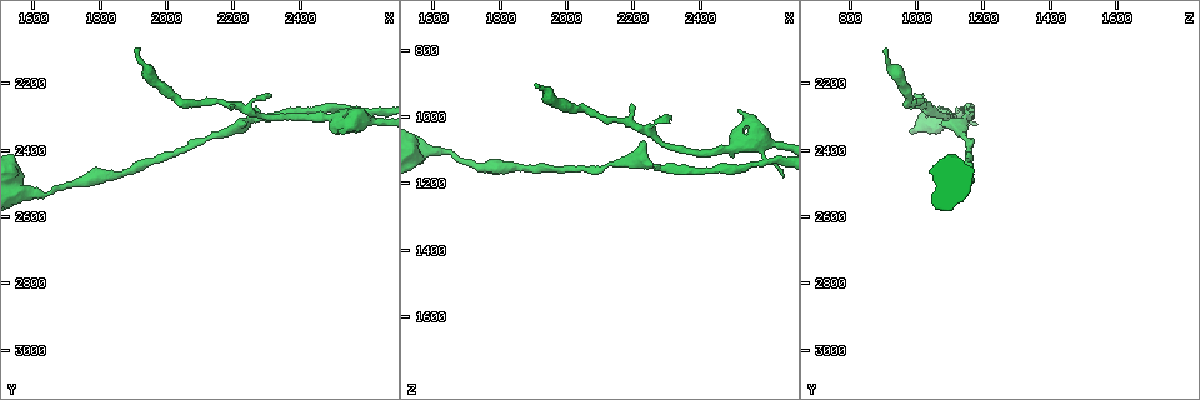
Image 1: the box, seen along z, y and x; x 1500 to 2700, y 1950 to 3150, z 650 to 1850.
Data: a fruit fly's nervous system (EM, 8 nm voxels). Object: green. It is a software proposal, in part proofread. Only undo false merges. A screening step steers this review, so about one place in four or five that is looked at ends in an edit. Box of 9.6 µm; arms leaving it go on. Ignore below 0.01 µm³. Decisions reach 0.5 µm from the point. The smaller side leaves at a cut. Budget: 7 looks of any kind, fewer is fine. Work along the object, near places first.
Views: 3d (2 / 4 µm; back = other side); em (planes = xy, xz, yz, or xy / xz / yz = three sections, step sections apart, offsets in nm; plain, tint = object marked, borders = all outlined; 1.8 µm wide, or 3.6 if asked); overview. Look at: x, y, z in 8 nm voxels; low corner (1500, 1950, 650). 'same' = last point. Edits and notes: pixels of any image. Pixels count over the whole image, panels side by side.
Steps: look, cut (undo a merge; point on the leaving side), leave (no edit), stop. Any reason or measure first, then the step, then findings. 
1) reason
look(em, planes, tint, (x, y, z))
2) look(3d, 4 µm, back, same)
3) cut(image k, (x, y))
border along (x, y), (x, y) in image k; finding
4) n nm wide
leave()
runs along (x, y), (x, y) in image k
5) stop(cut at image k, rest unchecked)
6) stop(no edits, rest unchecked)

arms run side by side
look(em, xz, step 8, tint, (2580, 2300, 1090))

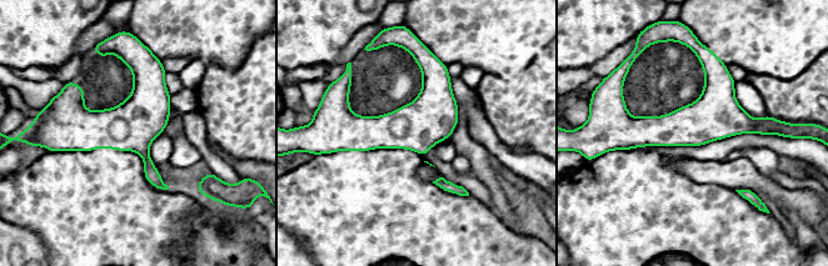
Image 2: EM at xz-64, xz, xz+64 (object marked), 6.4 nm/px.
another direction
look(em, planes, tint, same)

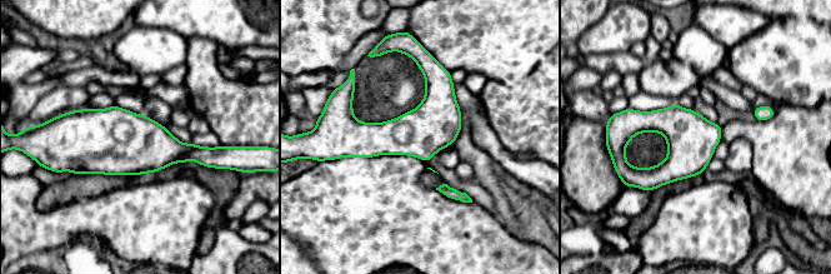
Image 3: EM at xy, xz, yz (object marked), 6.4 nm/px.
320 nm wide
leave()
one cell here

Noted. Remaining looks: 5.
thin neck
look(3d, 4 µm, (2260, 2310, 1150))

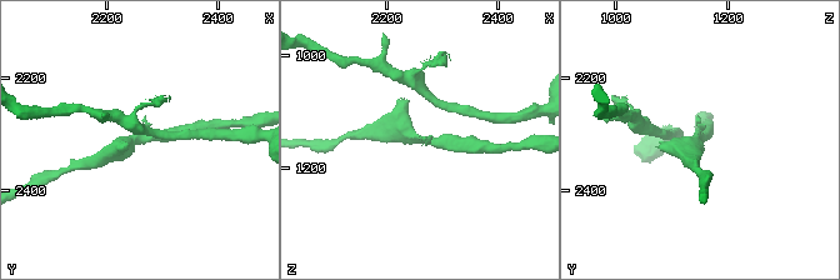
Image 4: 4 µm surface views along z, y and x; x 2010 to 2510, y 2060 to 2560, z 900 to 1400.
arms of 200, 220 nm; shape alone is not enough
look(em, planes, tint, (2260, 2310, 1145))

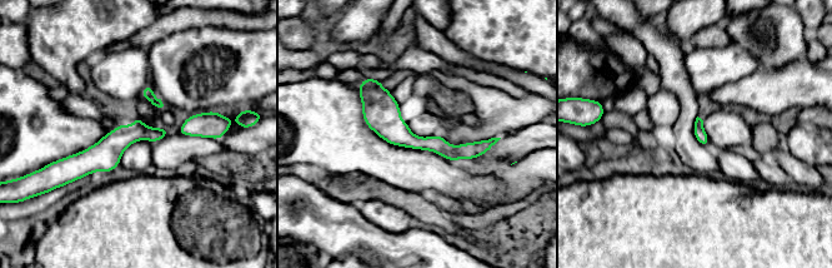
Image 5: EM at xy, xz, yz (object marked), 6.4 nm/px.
leave()
runs along (369, 82), (410, 140), (446, 150), (491, 142) in image 5; continuous, no second cell

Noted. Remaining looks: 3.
look(em, yz, step 4, tint, (1580, 2530, 1100))

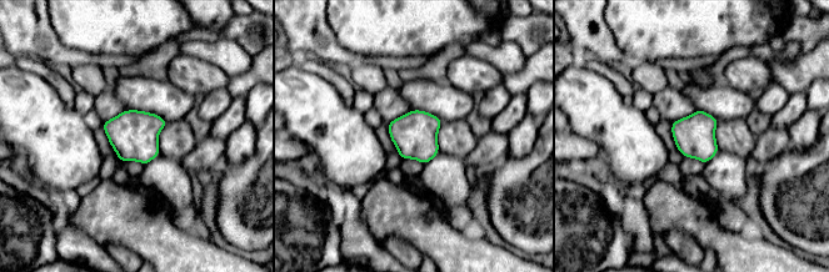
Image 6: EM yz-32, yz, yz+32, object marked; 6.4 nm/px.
look(em, xz, step 4, tint, same)

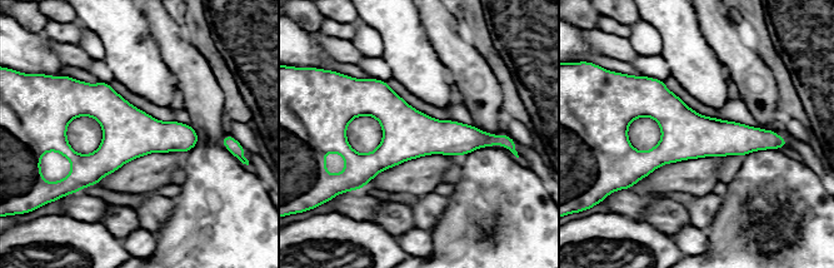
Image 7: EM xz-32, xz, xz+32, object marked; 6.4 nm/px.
leave()
continuous, no second cell

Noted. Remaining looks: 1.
stop(no edits, rest unchecked)

